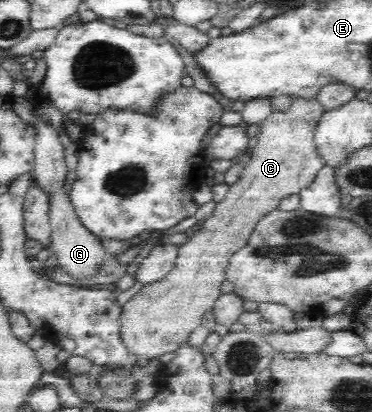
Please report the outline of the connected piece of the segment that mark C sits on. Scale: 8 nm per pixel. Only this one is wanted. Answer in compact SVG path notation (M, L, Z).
M296 97L289 107L286 113L278 113L274 110L274 113L270 113L270 116L259 125L259 134L251 146L251 158L246 160L247 167L242 171L238 181L230 185L226 197L216 203L211 216L202 222L200 229L179 247L178 258L170 273L142 287L121 307L119 334L130 354L151 360L164 353L172 353L188 343L189 335L202 323L204 313L211 310L220 297L220 287L225 280L227 264L231 256L235 255L240 248L245 247L247 239L262 217L266 217L270 211L278 208L282 199L294 193L299 194L302 188L308 187L314 181L316 174L324 167L325 163L321 155L318 155L315 143L316 128L325 115L321 101L316 101L314 98L312 101L306 101L304 98Z

